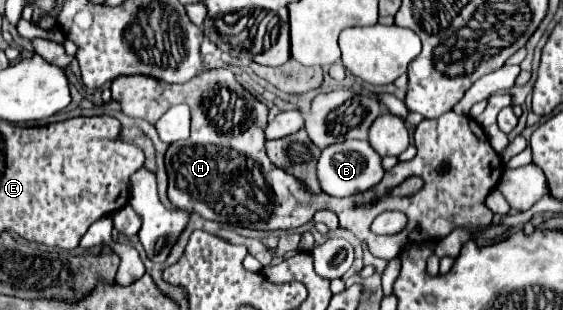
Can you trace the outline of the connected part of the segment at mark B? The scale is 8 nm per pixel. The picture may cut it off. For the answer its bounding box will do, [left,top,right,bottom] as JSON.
[317,140,385,196]

